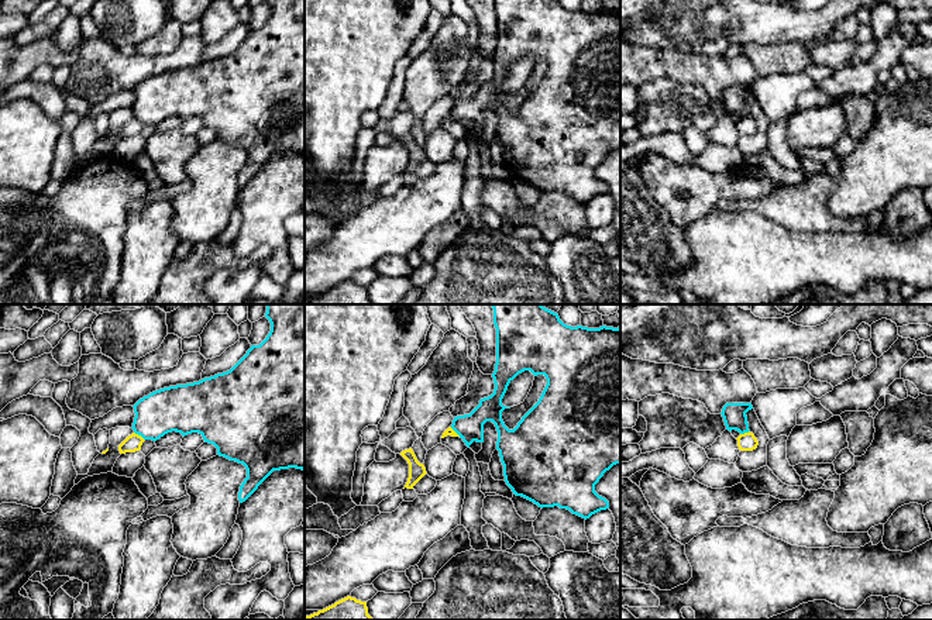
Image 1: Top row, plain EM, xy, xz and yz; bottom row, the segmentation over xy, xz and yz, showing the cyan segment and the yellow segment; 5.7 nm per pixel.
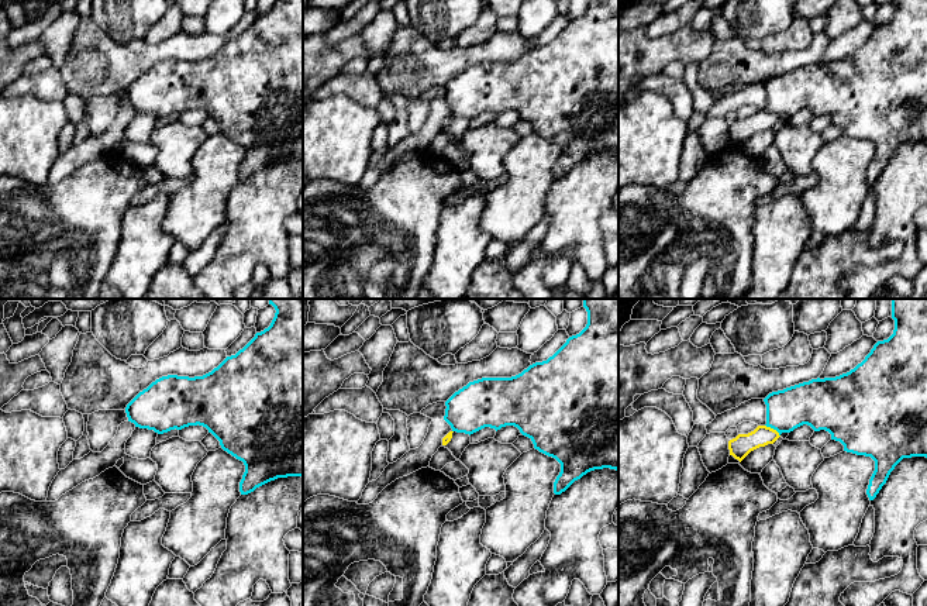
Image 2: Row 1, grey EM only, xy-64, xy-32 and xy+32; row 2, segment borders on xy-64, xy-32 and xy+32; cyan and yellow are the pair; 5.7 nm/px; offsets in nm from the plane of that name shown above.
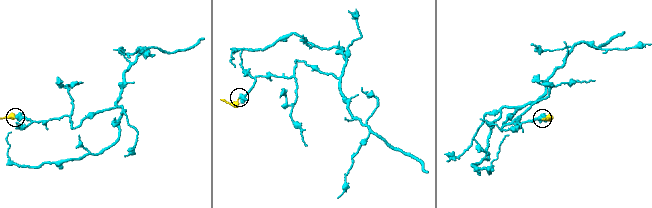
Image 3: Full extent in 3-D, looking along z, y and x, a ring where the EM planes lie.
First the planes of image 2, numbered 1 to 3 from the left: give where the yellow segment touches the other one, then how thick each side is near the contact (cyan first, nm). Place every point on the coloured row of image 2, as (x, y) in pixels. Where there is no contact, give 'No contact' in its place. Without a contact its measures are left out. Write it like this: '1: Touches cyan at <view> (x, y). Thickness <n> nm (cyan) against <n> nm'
1: No contact
2: No contact
3: Touches cyan at xy+32 (774, 429). Thickness 240 nm (cyan) against 120 nm

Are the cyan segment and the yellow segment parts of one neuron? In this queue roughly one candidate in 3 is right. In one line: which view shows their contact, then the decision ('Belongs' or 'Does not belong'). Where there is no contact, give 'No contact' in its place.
Touches cyan in xy. Does not belong

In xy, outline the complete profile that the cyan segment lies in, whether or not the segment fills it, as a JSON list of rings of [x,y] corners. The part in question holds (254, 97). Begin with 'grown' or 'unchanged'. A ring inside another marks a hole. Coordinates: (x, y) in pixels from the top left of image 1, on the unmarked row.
unchanged | [[[305,0],[265,1],[271,7],[269,18],[259,30],[251,30],[230,55],[199,66],[155,75],[133,90],[135,101],[131,113],[144,124],[157,125],[172,116],[183,121],[199,117],[204,127],[217,132],[217,140],[243,148],[247,162],[240,170],[240,187],[245,186],[274,155],[305,155]]]

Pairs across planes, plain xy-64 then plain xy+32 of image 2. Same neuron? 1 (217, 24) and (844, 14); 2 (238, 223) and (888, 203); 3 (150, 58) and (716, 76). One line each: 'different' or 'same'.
1: same
2: same
3: same

